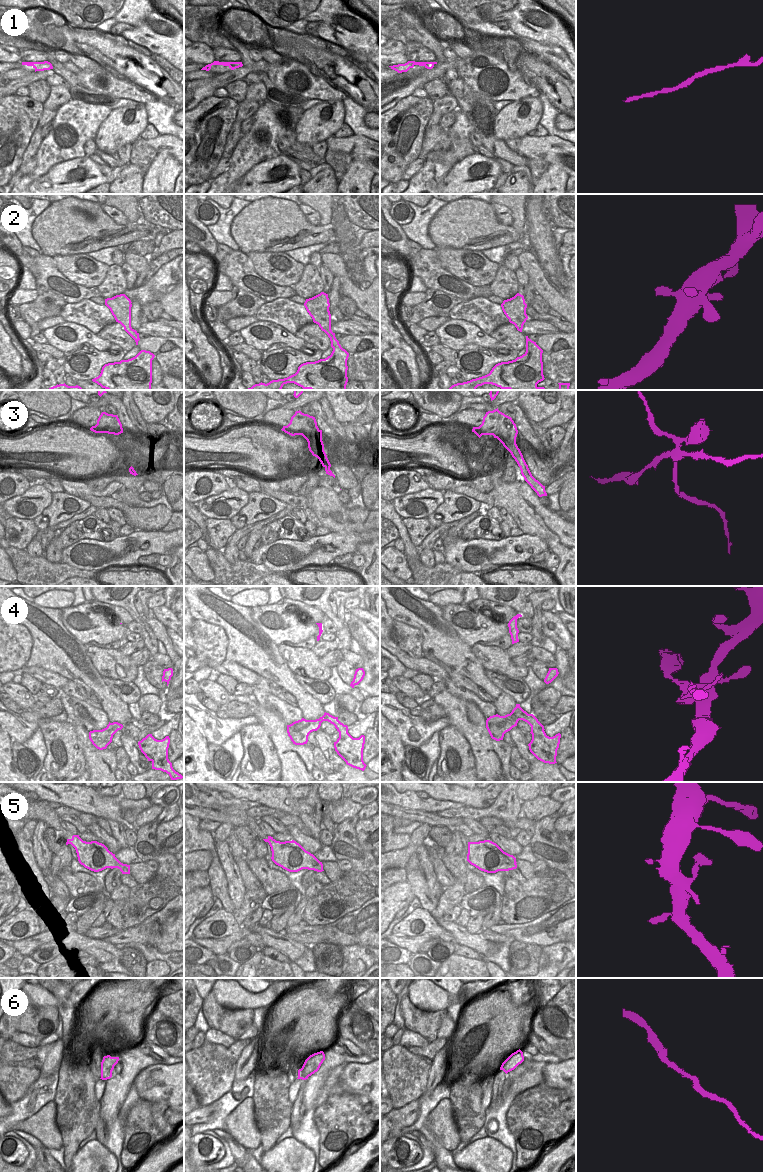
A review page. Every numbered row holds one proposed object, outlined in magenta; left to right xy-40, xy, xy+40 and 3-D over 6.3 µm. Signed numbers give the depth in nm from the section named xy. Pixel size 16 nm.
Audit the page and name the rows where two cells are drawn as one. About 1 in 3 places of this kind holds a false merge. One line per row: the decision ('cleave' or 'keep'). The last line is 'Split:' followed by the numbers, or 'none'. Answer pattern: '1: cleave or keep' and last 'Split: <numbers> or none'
1: keep
2: keep
3: cleave
4: cleave
5: keep
6: keep
Split: 3, 4

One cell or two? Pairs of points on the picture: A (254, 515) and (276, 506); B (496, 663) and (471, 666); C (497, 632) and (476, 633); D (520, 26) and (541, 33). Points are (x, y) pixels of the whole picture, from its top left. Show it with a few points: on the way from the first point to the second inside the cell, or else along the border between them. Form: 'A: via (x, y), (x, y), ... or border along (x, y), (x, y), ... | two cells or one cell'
A: via (259, 510), (263, 506), (271, 506) | one cell
B: border along (470, 646), (473, 654), (485, 669) | two cells
C: via (492, 632), (481, 632) | one cell
D: via (525, 27), (536, 33) | one cell

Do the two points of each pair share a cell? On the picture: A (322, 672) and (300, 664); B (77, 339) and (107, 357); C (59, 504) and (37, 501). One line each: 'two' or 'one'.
A: one
B: two
C: two

